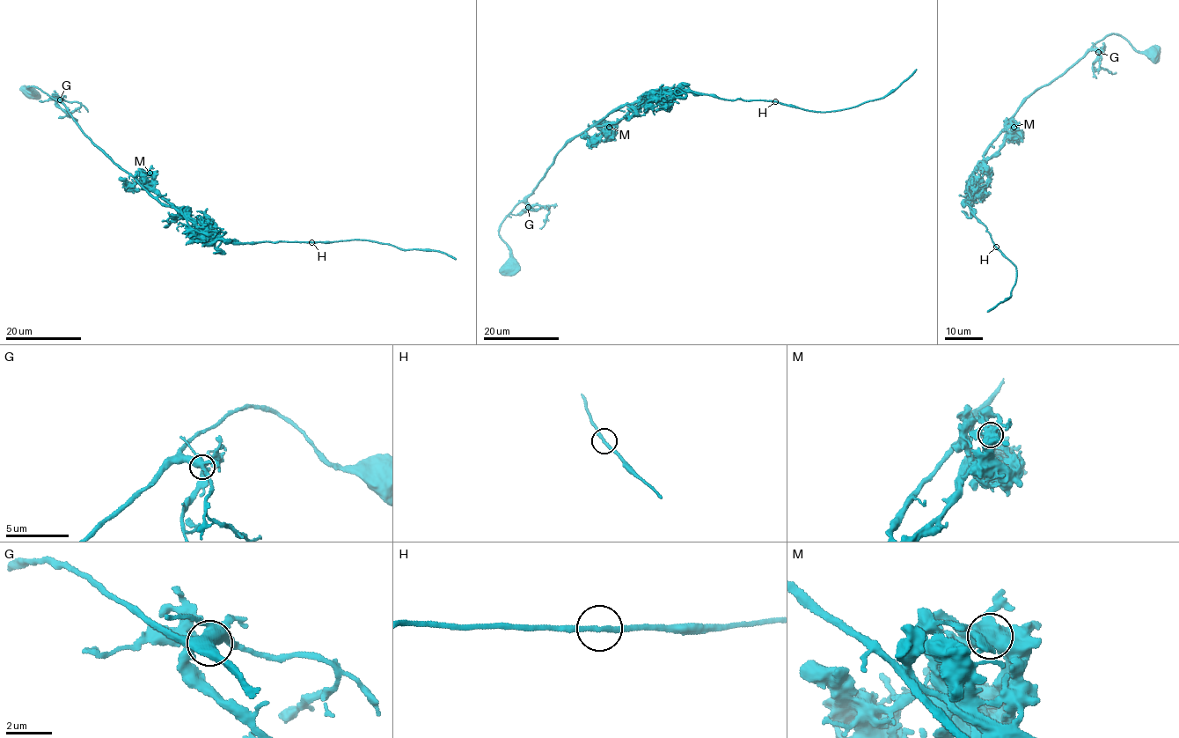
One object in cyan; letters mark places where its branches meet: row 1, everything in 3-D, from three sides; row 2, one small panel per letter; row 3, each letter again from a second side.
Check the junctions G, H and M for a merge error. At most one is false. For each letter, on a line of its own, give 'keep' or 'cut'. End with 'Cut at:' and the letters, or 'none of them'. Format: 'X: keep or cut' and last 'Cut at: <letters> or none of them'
G: keep
H: keep
M: cut
Cut at: M

